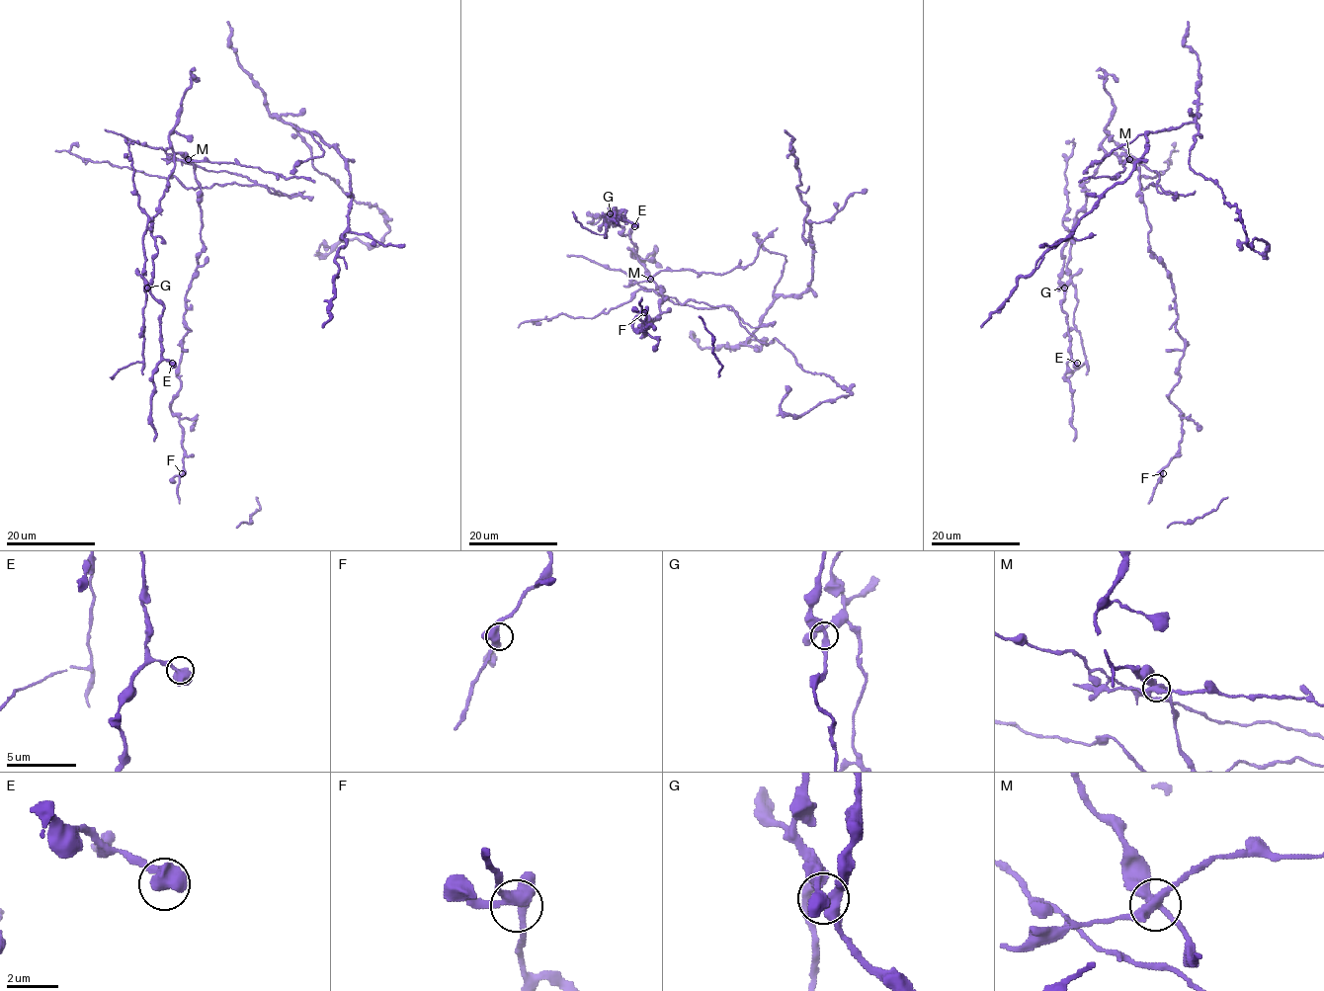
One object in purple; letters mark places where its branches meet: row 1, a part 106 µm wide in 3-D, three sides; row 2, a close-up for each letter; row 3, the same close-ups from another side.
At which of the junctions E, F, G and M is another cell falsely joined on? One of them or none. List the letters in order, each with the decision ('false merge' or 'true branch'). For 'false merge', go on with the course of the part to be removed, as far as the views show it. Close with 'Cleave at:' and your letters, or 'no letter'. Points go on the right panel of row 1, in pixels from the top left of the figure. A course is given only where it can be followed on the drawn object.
E: true branch
F: true branch
G: true branch
M: false merge; course (1129, 160), (1158, 173), (1157, 185), (1148, 188), (1140, 188), (1140, 178), (1159, 176), (1179, 151)
Cleave at: M

